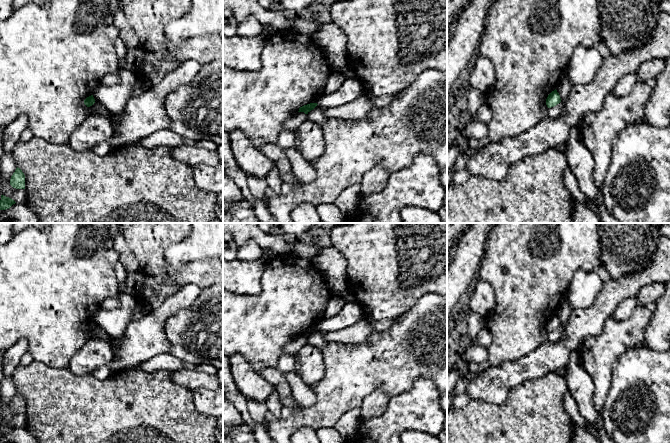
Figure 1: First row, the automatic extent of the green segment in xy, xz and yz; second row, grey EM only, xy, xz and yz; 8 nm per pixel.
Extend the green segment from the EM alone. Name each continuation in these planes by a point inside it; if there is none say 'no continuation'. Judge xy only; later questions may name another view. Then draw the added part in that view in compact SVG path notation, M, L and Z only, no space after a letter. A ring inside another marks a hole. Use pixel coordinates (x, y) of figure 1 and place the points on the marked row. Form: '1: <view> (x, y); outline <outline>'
no continuation

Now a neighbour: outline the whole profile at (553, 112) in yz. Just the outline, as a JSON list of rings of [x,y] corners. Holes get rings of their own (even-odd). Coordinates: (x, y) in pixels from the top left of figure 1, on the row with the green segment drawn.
[[[560,102],[556,106],[548,108],[548,116],[555,119],[560,115],[562,109],[563,109],[563,106]]]

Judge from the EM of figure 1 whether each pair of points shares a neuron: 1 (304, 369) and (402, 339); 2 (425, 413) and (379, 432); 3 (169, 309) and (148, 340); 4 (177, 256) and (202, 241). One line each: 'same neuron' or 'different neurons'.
1: different neurons
2: same neuron
3: same neuron
4: same neuron

